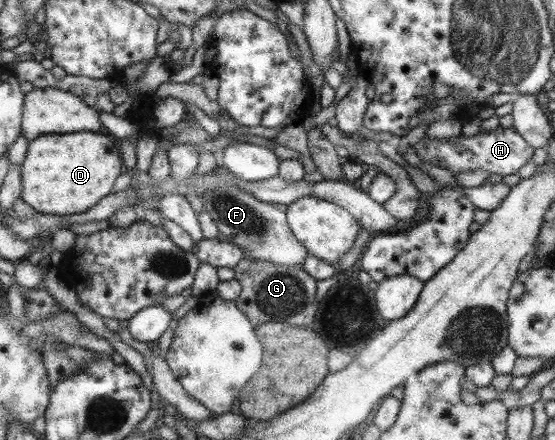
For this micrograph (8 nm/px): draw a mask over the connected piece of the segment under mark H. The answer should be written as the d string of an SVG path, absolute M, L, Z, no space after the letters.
M497 126L496 129L483 132L479 130L476 135L466 137L460 133L451 138L422 138L414 145L417 151L417 159L422 163L444 166L449 175L465 176L476 169L481 169L488 175L512 175L520 167L527 165L530 161L533 147L513 128Z

